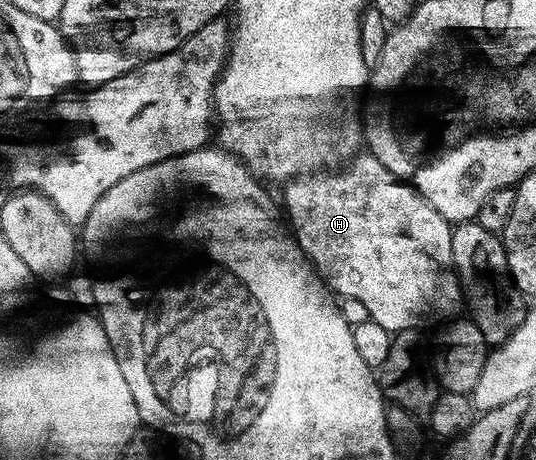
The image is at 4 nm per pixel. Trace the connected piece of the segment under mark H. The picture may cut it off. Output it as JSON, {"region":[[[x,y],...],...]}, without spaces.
{"region":[[[370,152],[360,153],[350,159],[342,168],[331,168],[326,172],[316,172],[292,178],[290,182],[286,183],[284,190],[287,190],[283,194],[283,202],[287,205],[285,218],[289,223],[290,233],[295,241],[299,243],[299,247],[304,254],[307,255],[308,262],[315,267],[315,273],[336,295],[352,298],[353,300],[361,300],[361,304],[365,304],[365,308],[369,308],[371,321],[381,324],[381,328],[392,332],[415,330],[420,328],[419,326],[425,325],[426,322],[431,322],[434,318],[439,318],[442,314],[449,313],[458,302],[460,305],[459,274],[453,264],[452,223],[448,222],[445,216],[441,216],[441,212],[437,212],[437,208],[433,208],[433,204],[429,204],[429,200],[422,198],[413,187],[405,182],[400,182],[395,174],[389,172],[389,168],[385,168],[385,164],[381,164],[381,160],[374,158]]]}

